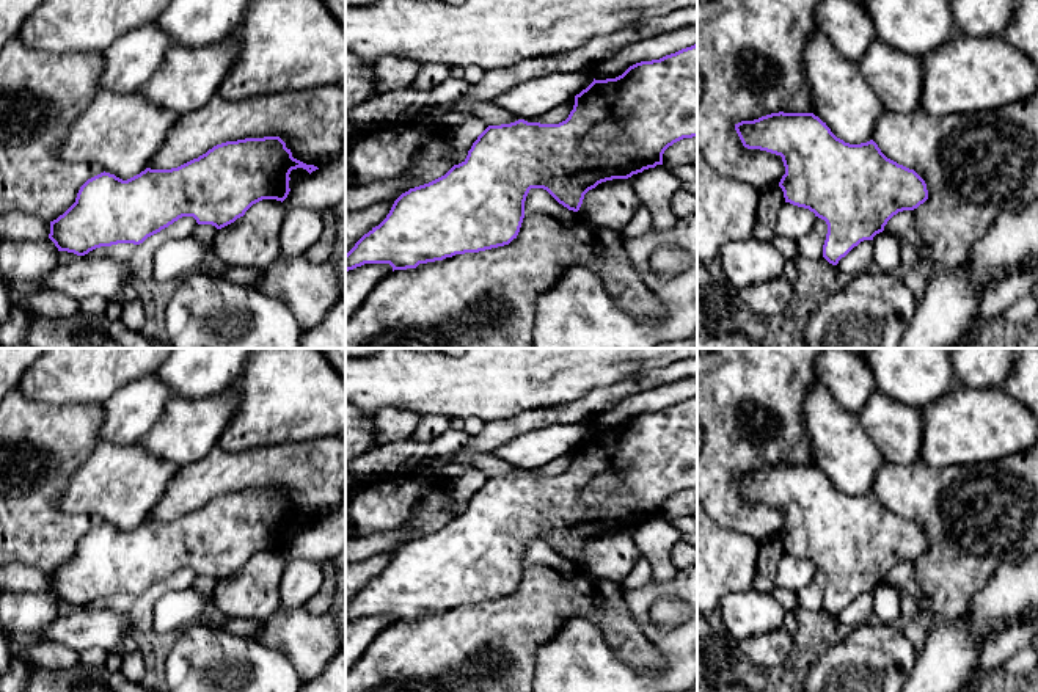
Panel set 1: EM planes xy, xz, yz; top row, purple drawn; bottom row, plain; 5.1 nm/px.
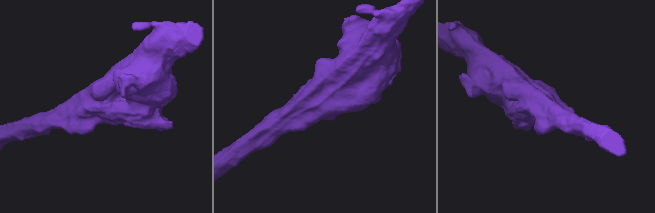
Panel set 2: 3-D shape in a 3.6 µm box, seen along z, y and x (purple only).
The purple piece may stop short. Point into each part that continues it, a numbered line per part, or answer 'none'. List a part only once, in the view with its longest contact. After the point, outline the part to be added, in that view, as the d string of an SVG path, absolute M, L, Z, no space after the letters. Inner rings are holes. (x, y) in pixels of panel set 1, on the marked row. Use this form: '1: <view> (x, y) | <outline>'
none

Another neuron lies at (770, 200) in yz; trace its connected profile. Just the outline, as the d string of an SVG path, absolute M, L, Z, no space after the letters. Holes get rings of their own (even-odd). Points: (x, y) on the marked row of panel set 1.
M779 185L768 187L758 193L757 223L752 237L762 242L773 242L777 237L776 221L784 202L784 191Z

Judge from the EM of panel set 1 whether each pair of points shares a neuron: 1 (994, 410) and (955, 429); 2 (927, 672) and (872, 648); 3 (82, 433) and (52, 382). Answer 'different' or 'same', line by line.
1: same
2: different
3: different

